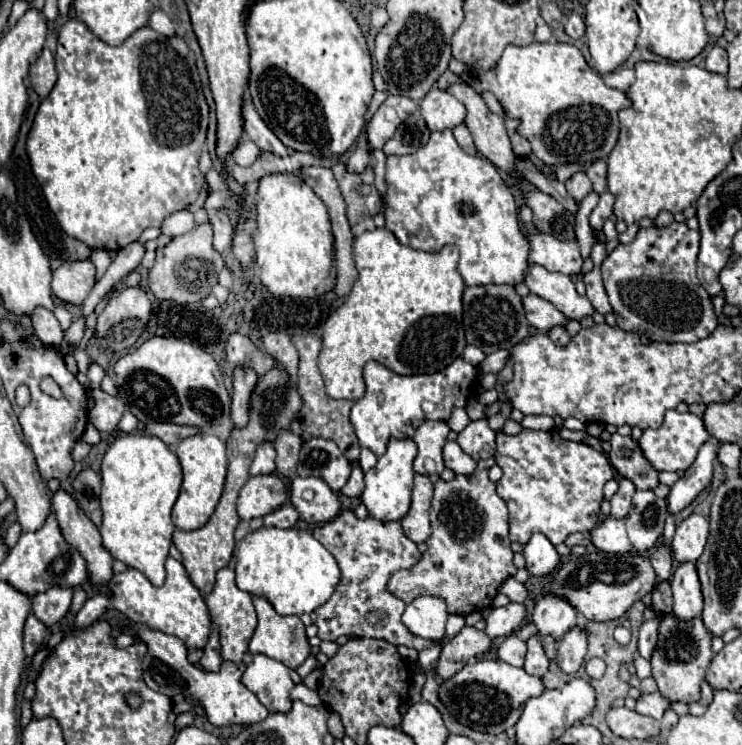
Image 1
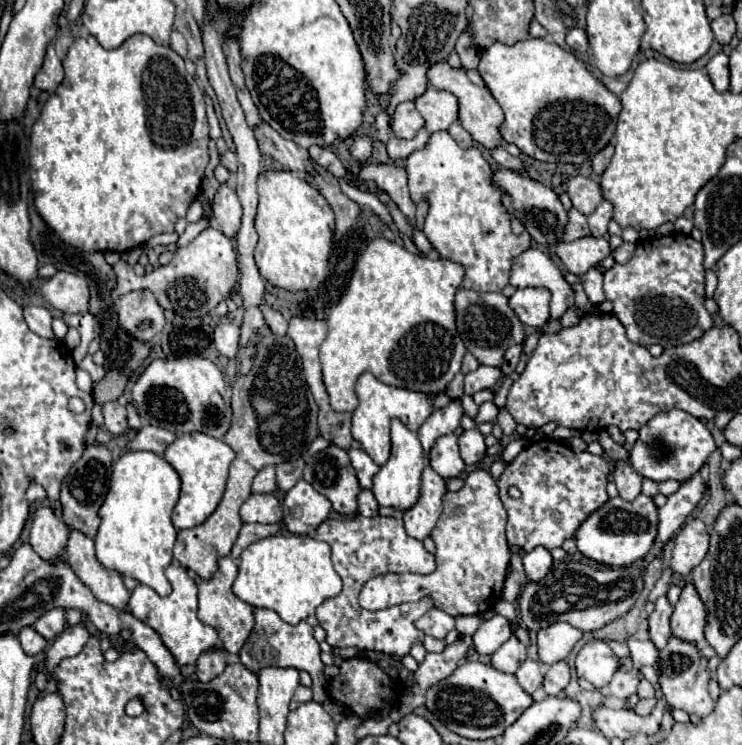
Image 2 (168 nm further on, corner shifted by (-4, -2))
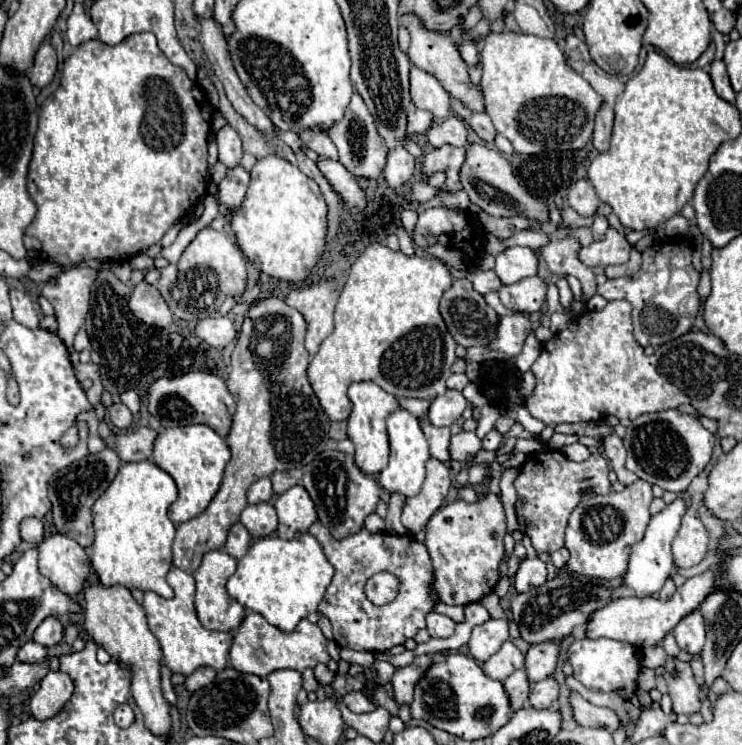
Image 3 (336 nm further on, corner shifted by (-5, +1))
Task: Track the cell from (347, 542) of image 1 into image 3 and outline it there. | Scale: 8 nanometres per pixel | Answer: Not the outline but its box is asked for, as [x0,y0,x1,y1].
[309,522,433,652]

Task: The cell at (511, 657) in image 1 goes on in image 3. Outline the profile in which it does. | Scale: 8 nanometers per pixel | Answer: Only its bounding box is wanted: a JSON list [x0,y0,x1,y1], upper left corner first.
[483,640,523,680]

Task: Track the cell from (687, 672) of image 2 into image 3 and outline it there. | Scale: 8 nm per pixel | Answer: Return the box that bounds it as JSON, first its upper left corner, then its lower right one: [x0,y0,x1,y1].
[667,662,701,714]

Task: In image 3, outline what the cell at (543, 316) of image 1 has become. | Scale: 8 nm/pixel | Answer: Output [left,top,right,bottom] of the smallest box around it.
[499,276,547,314]

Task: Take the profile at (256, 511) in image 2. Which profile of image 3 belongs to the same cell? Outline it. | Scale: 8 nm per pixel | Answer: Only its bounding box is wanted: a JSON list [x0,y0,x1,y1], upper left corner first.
[241,502,277,538]

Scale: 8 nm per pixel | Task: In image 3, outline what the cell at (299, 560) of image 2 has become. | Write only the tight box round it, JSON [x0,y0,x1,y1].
[227,532,333,632]

